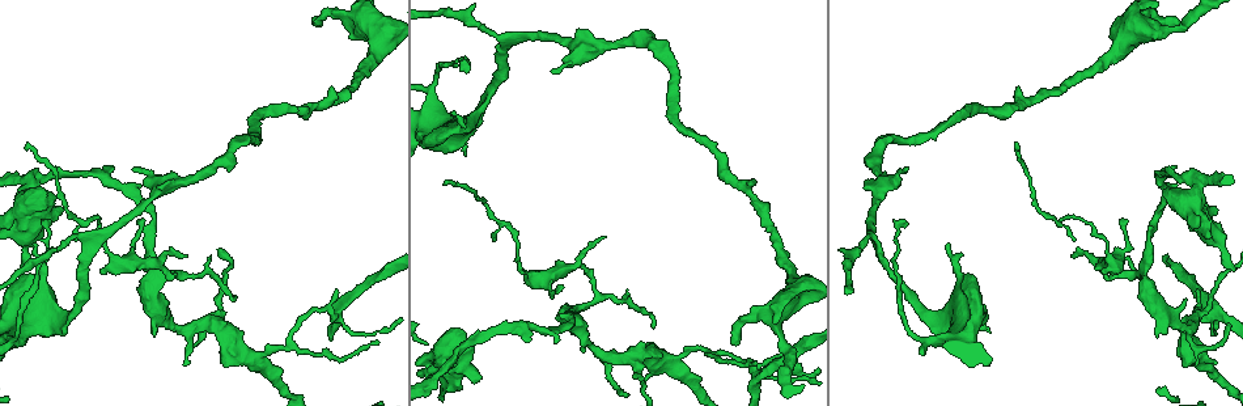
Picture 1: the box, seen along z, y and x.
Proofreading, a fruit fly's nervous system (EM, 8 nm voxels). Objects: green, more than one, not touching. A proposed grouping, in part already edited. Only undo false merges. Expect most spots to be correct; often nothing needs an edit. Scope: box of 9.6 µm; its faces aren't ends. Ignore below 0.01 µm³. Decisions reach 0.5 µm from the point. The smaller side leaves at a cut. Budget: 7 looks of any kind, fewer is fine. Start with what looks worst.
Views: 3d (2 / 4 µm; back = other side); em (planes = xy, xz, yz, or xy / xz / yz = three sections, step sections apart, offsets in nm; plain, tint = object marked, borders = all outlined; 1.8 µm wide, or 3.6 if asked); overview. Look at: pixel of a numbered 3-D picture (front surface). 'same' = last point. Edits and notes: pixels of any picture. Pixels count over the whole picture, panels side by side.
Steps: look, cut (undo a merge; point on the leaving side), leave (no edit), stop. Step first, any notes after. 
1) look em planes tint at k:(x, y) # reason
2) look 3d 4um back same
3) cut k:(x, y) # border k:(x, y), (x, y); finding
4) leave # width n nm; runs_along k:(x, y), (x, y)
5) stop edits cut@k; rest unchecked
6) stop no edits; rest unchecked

look 3d 2um at 1:(1214, 312) # arms part here

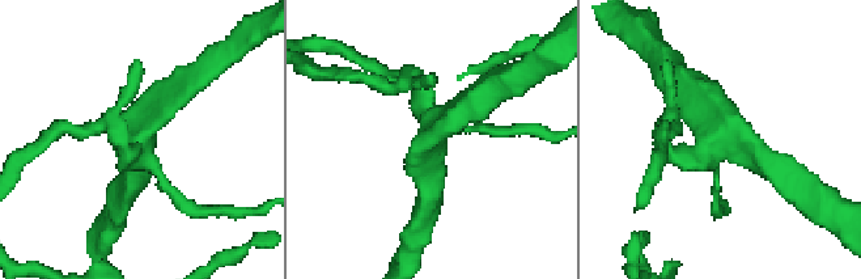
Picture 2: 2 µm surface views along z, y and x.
look em planes plain at 2:(141, 137)

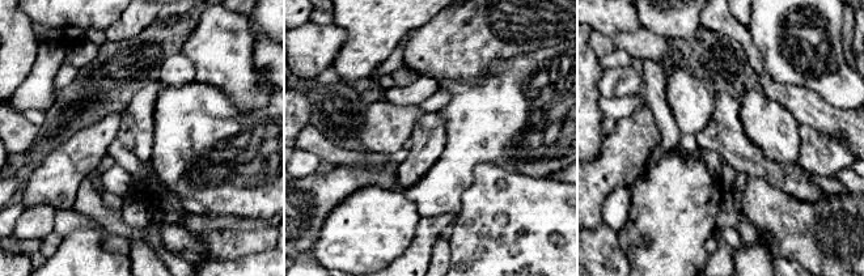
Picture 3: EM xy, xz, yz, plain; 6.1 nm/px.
look em planes tint same # where the object lies

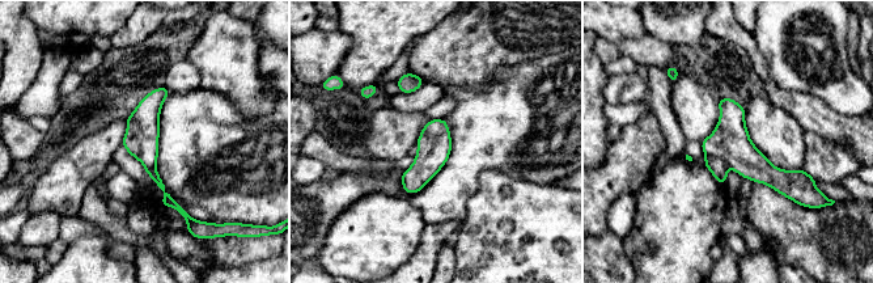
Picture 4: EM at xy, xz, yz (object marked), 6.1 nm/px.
cut 4:(730, 142) # border 4:(707, 155), (721, 157), (727, 163); two neurons meet here

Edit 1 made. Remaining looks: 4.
look overview

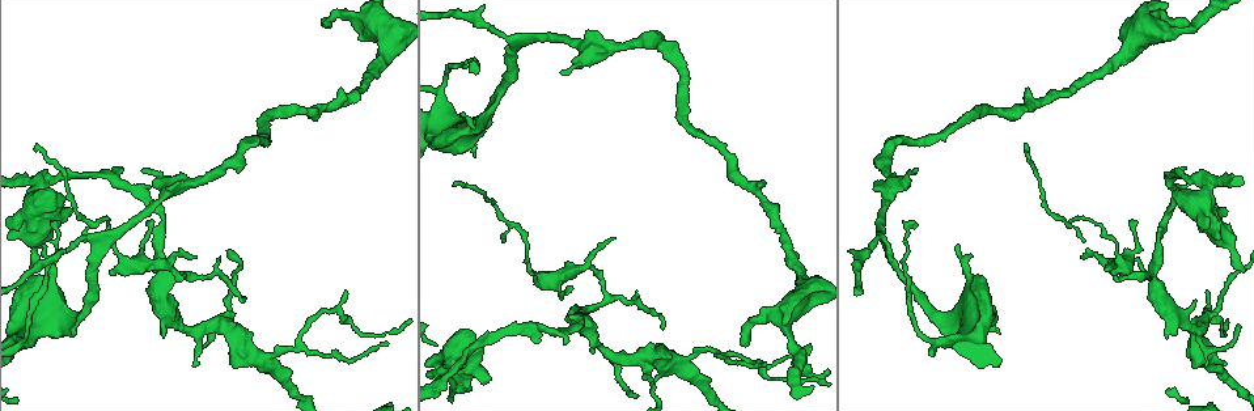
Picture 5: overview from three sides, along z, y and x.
look em 3.6um planes tint at 5:(32, 216)

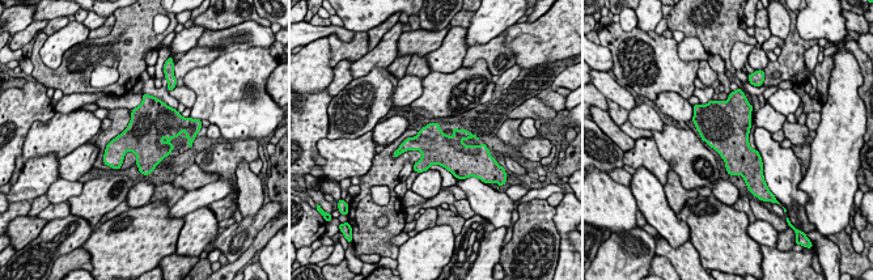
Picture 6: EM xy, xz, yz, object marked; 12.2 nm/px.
leave # width 420 nm; all the same neuron

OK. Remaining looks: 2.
look em planes tint at 5:(219, 324) # four-way junction

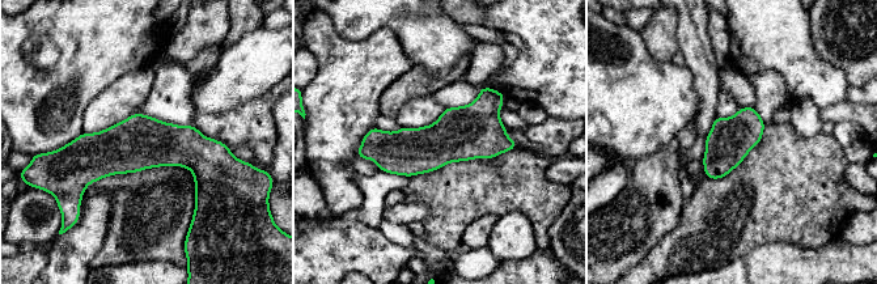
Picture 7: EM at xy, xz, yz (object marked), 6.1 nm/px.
leave # runs_along 7:(68, 149), (225, 149); one neuron here

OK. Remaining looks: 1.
stop edits cut@4; rest unchecked

